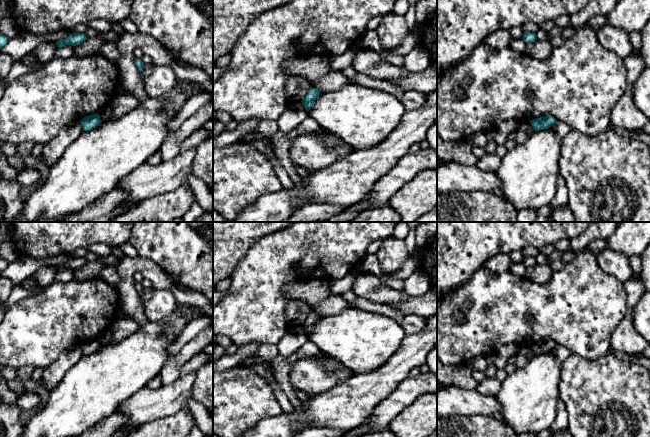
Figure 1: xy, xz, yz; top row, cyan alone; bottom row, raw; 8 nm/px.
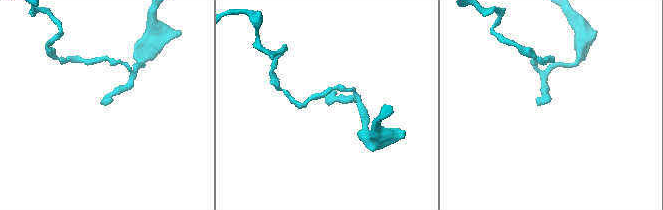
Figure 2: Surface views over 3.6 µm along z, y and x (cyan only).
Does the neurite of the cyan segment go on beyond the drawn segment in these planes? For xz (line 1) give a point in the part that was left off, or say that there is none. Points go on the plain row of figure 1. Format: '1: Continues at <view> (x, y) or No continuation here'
1: No continuation here

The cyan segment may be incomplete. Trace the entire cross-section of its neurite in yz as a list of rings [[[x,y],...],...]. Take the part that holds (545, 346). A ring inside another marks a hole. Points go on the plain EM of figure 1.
[[[546,339],[540,342],[535,342],[530,345],[535,355],[548,353],[556,347],[556,343],[552,339]]]

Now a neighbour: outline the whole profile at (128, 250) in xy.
[[[130,242],[124,243],[120,246],[117,246],[126,256],[136,257],[138,253],[136,249],[130,244]]]

